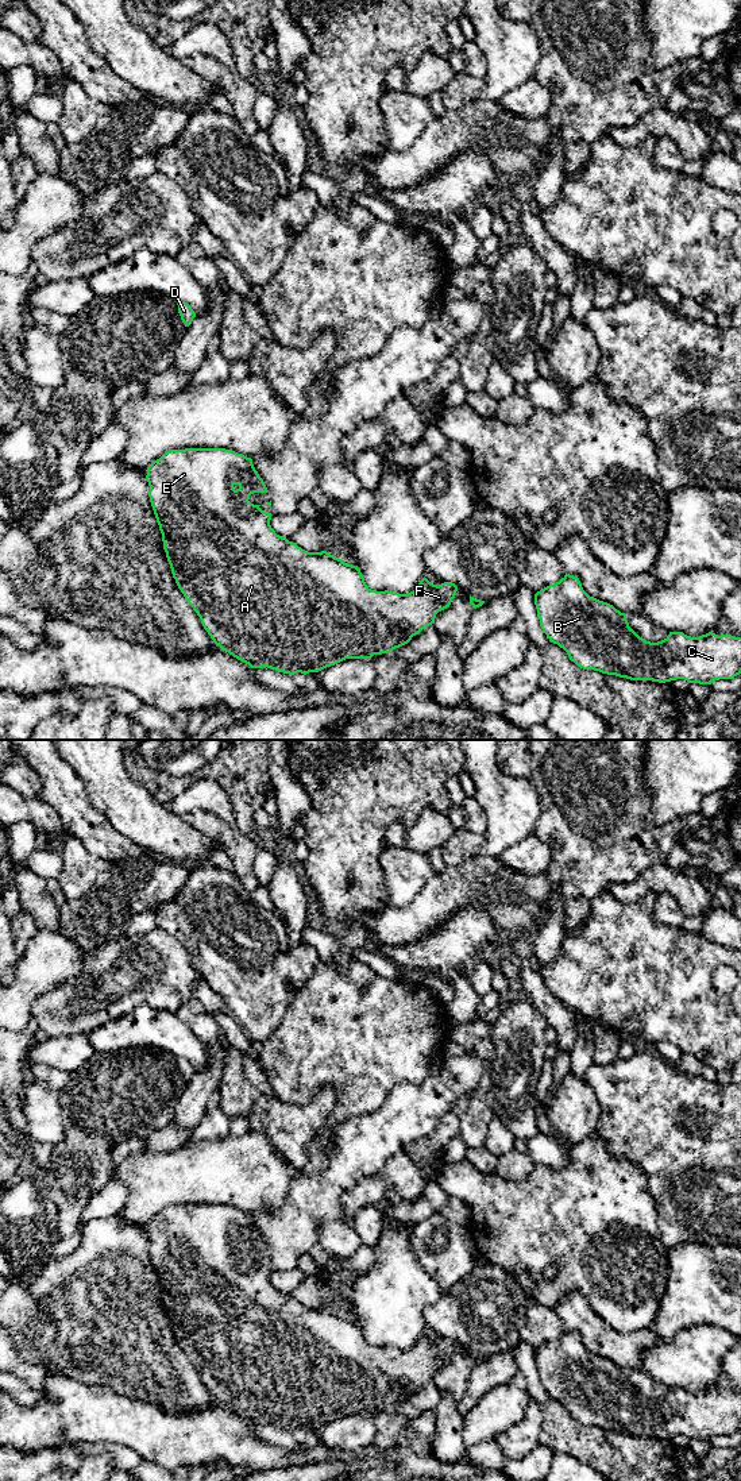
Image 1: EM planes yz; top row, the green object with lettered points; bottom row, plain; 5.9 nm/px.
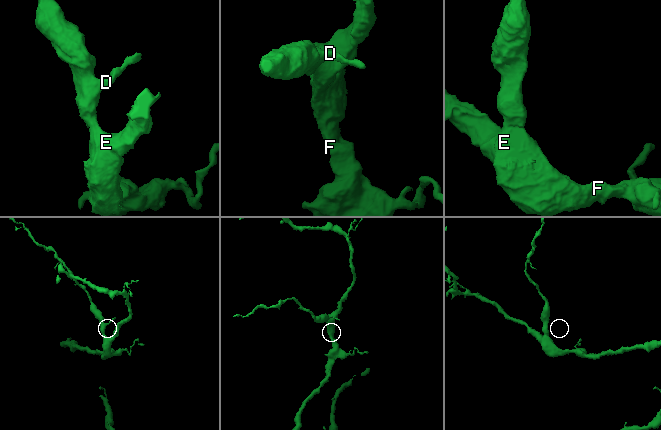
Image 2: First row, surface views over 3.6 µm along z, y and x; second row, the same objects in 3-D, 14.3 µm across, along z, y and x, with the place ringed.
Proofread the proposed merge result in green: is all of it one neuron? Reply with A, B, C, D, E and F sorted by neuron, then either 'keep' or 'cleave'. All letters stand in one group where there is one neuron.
A B C D E F; keep

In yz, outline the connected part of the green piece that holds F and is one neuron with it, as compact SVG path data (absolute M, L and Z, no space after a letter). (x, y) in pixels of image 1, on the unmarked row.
M185 1204L170 1206L147 1223L146 1237L148 1238L150 1258L162 1289L163 1305L171 1324L173 1334L188 1359L193 1364L201 1376L204 1385L211 1395L223 1407L228 1408L238 1416L248 1420L251 1424L271 1424L283 1430L294 1431L297 1428L319 1428L327 1423L335 1422L346 1415L371 1415L374 1411L391 1409L393 1405L408 1400L413 1392L418 1391L427 1382L435 1380L436 1370L449 1364L456 1351L458 1342L452 1338L433 1341L422 1334L418 1342L408 1349L371 1346L358 1324L344 1319L327 1307L308 1308L286 1293L279 1292L270 1281L271 1269L262 1266L260 1261L251 1260L250 1251L254 1249L267 1249L263 1235L252 1220L252 1215L225 1204Z

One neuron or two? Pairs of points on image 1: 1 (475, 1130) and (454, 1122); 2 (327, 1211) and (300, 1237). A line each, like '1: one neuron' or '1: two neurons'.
1: two neurons
2: one neuron

